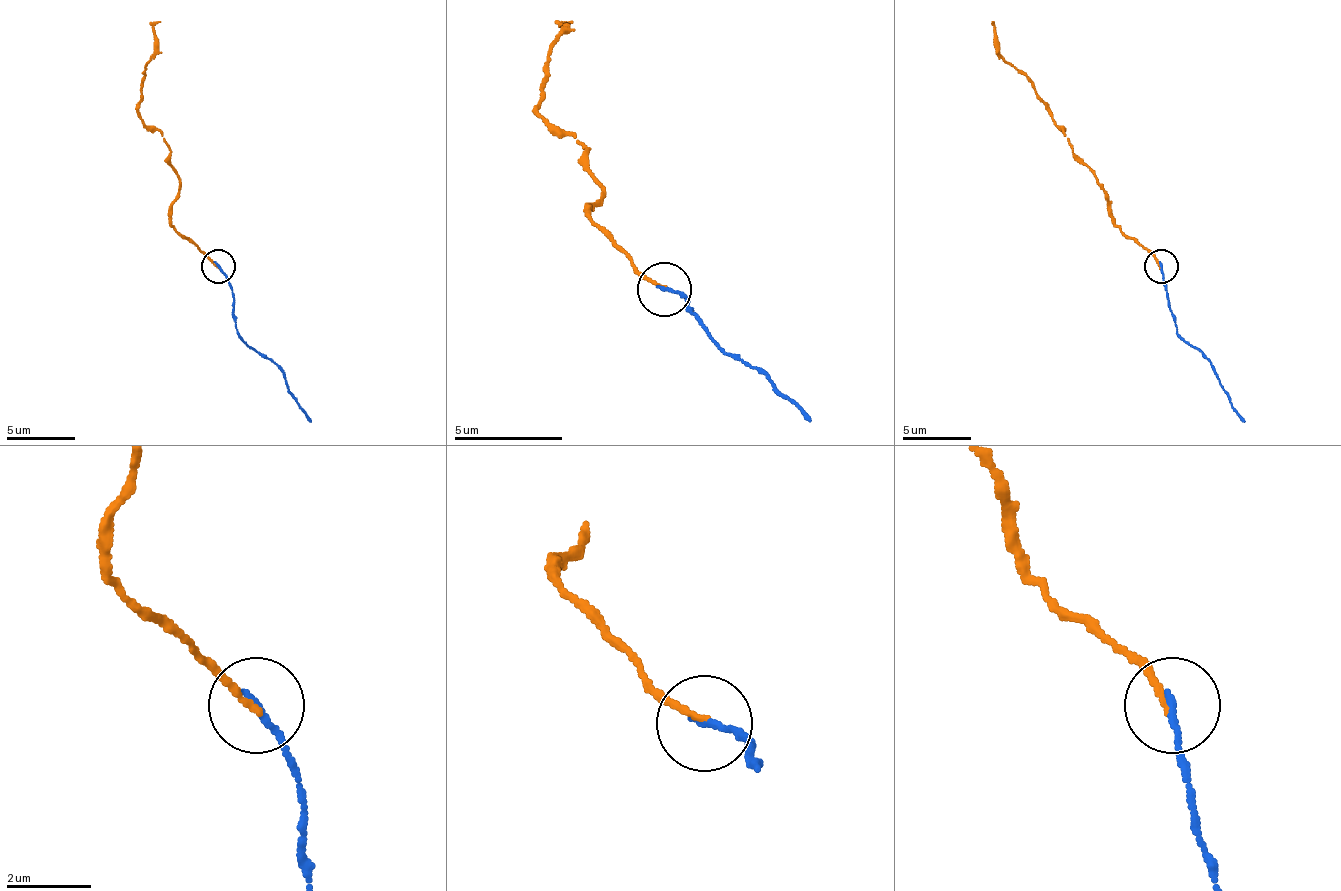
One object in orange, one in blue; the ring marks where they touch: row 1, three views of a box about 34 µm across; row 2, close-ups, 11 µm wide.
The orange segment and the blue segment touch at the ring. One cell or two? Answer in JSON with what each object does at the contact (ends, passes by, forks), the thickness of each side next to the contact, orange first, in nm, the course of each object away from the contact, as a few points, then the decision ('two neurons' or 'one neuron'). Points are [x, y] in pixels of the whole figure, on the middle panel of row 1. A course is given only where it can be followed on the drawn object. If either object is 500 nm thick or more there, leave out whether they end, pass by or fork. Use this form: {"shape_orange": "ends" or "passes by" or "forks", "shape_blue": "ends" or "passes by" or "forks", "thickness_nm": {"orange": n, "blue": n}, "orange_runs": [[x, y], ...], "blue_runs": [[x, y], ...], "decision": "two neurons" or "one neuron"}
{"shape_orange": "ends", "shape_blue": "ends", "thickness_nm": {"orange": 140, "blue": 180}, "orange_runs": [[662, 285], [592, 220], [603, 188], [587, 166], [581, 144], [538, 112], [538, 90], [549, 47], [571, 20]], "blue_runs": [[662, 290], [684, 296], [695, 317], [727, 355], [760, 372], [792, 399], [808, 420]], "decision": "one neuron"}

